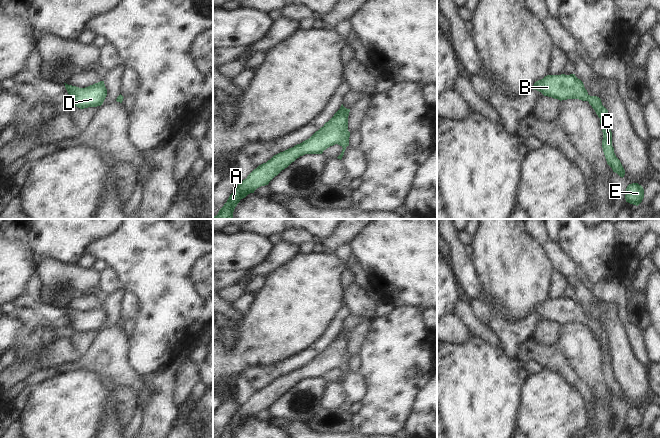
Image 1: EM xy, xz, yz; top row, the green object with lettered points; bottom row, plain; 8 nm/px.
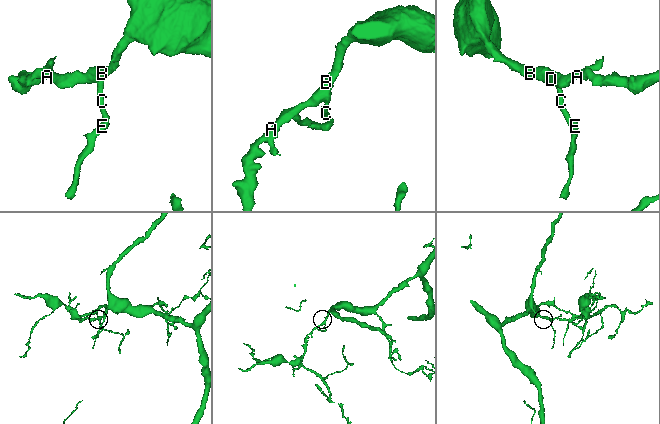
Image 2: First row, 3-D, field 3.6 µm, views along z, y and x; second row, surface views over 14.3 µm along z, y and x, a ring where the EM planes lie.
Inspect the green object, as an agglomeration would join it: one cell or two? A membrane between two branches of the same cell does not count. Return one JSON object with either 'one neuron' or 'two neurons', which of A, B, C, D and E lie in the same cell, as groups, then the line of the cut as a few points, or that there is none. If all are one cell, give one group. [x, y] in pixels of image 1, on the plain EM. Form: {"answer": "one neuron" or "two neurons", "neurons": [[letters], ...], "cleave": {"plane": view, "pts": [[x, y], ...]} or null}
{"answer": "one neuron", "neurons": [["A", "B", "C", "D", "E"]], "cleave": null}

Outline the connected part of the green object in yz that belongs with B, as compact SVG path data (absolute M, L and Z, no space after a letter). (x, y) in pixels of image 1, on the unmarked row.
M575 298L547 299L534 307L533 314L560 325L567 323L588 325L600 342L603 356L602 372L607 388L612 392L613 396L622 402L624 401L625 394L620 384L616 381L612 370L612 356L608 343L608 334L602 329L599 321L588 318L583 306Z

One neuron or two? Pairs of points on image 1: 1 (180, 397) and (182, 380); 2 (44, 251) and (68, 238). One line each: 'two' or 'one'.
1: one
2: one

